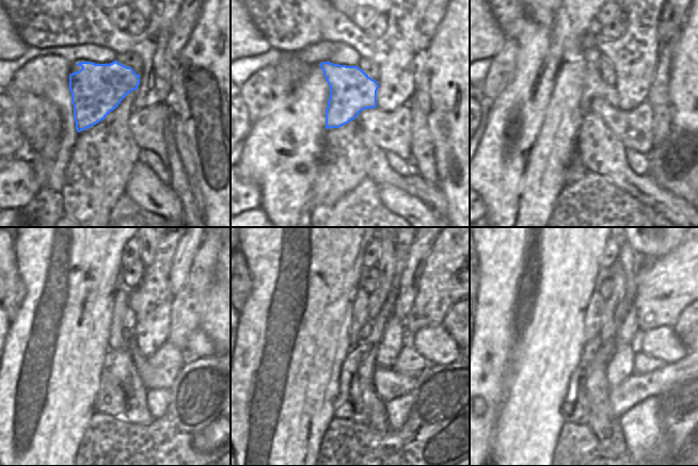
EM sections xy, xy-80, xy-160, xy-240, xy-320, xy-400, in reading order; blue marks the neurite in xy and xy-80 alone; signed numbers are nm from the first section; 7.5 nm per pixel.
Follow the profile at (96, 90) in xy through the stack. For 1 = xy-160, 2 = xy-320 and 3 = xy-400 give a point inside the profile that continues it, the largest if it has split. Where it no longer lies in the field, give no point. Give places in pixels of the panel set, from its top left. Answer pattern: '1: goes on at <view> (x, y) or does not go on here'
1: goes on at xy-160 (593, 86)
2: goes on at xy-320 (387, 384)
3: goes on at xy-400 (635, 388)

